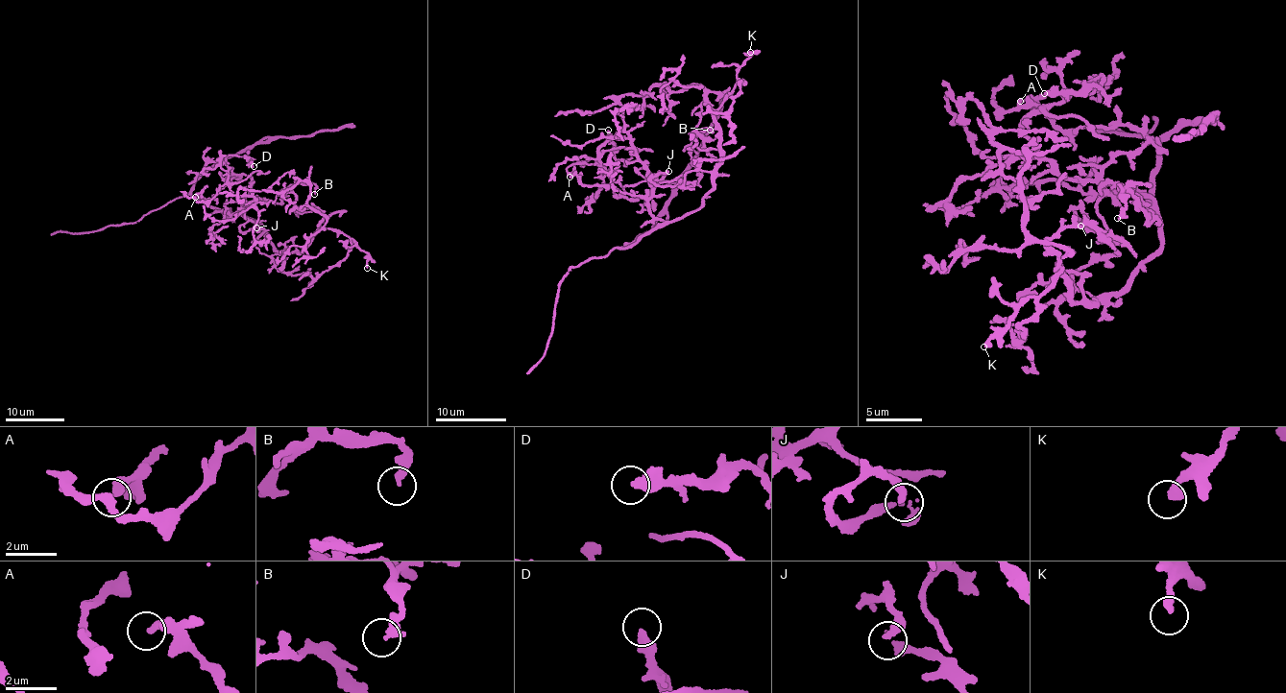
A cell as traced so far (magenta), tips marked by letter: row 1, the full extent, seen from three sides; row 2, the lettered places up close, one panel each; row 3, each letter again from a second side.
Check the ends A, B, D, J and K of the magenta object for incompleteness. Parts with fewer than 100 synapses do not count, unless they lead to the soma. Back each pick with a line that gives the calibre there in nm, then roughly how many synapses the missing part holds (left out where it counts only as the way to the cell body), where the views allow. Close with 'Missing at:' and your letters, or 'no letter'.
Missing at: no letter

